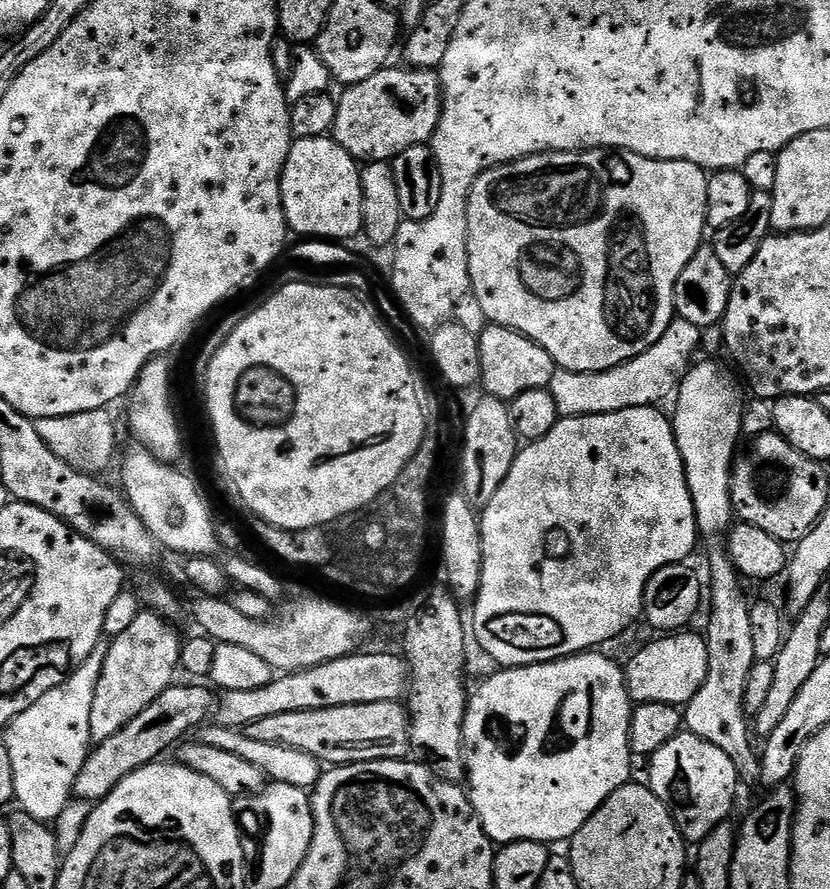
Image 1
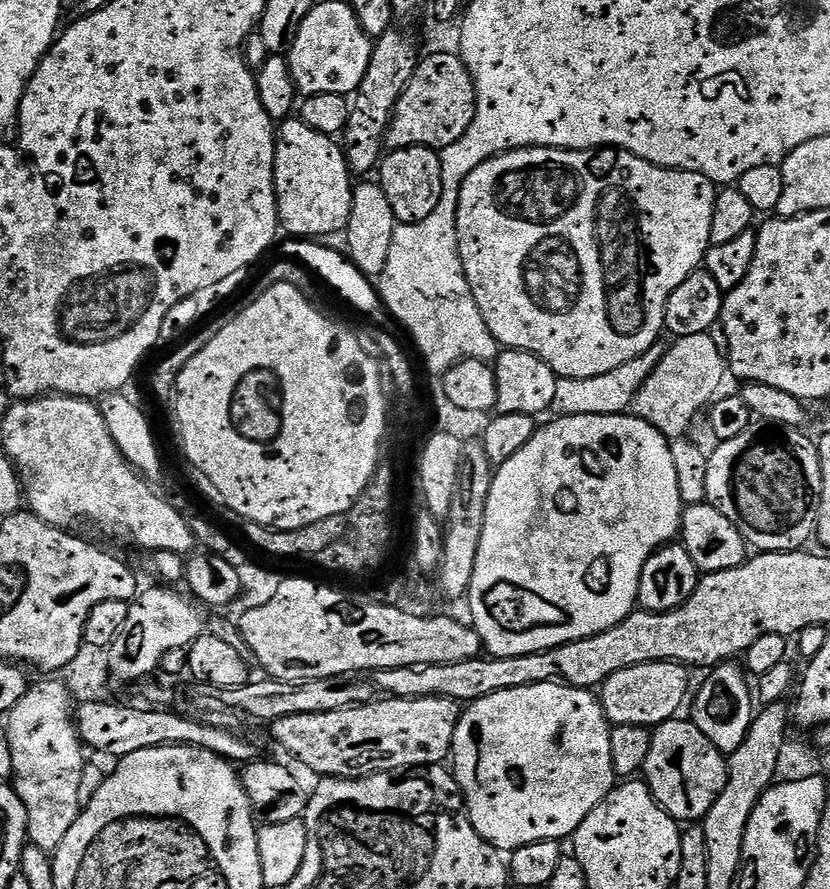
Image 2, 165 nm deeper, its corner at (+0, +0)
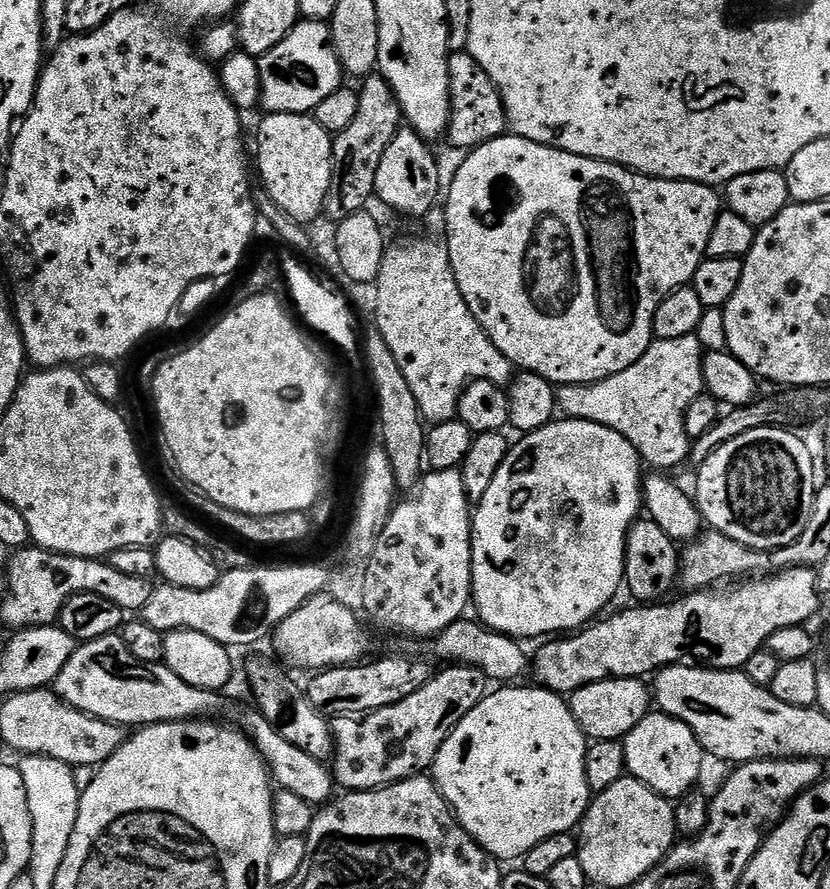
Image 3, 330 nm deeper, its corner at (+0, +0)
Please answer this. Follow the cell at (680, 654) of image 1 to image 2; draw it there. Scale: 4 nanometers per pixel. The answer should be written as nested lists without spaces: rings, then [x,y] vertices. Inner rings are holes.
[[[655,660],[654,662],[646,662],[638,666],[630,666],[626,670],[618,670],[618,674],[610,674],[610,678],[604,680],[598,692],[598,699],[603,704],[604,713],[608,715],[609,721],[613,725],[659,726],[673,719],[679,713],[676,711],[683,706],[684,699],[686,699],[685,704],[689,699],[690,688],[688,692],[687,671],[689,672],[689,669],[685,665],[677,664],[675,660]]]

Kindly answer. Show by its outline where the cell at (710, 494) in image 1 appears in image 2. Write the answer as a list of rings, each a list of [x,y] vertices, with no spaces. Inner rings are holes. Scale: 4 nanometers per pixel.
[[[736,662],[717,664],[705,675],[708,677],[705,678],[704,685],[697,692],[695,689],[694,699],[691,701],[692,723],[696,724],[698,730],[702,730],[702,734],[706,734],[706,738],[710,738],[712,744],[725,754],[736,751],[744,742],[754,719],[754,688],[752,684],[748,685],[749,677],[745,669],[741,665],[740,669],[738,665]]]

